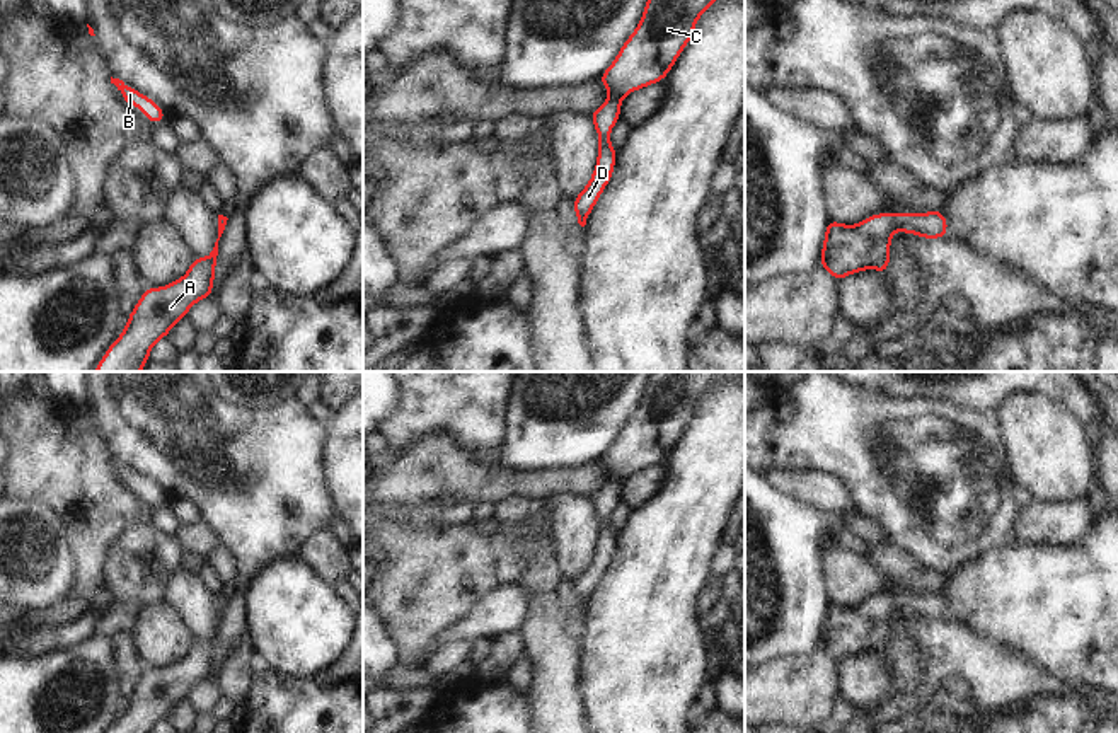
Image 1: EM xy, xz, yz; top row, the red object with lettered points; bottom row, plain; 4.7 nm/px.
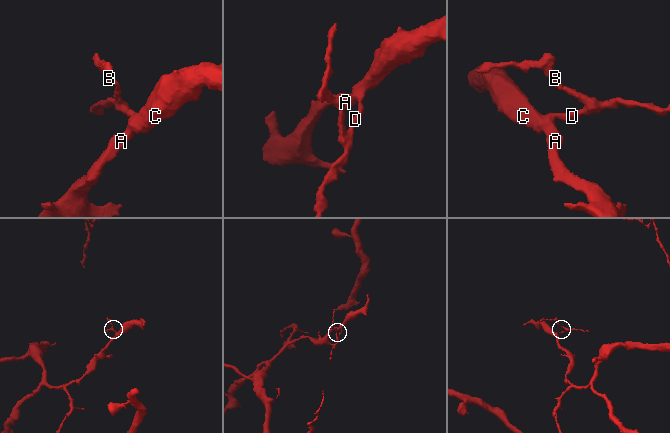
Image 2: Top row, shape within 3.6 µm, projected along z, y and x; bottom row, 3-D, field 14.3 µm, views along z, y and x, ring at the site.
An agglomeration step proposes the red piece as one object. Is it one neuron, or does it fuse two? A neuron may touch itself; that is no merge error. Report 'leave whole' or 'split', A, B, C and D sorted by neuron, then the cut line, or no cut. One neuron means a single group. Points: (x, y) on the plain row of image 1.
leave whole | A B C D | no cut

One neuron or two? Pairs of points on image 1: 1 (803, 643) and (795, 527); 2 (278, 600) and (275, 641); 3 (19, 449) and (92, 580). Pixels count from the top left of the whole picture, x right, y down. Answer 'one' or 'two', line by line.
1: one
2: one
3: one

